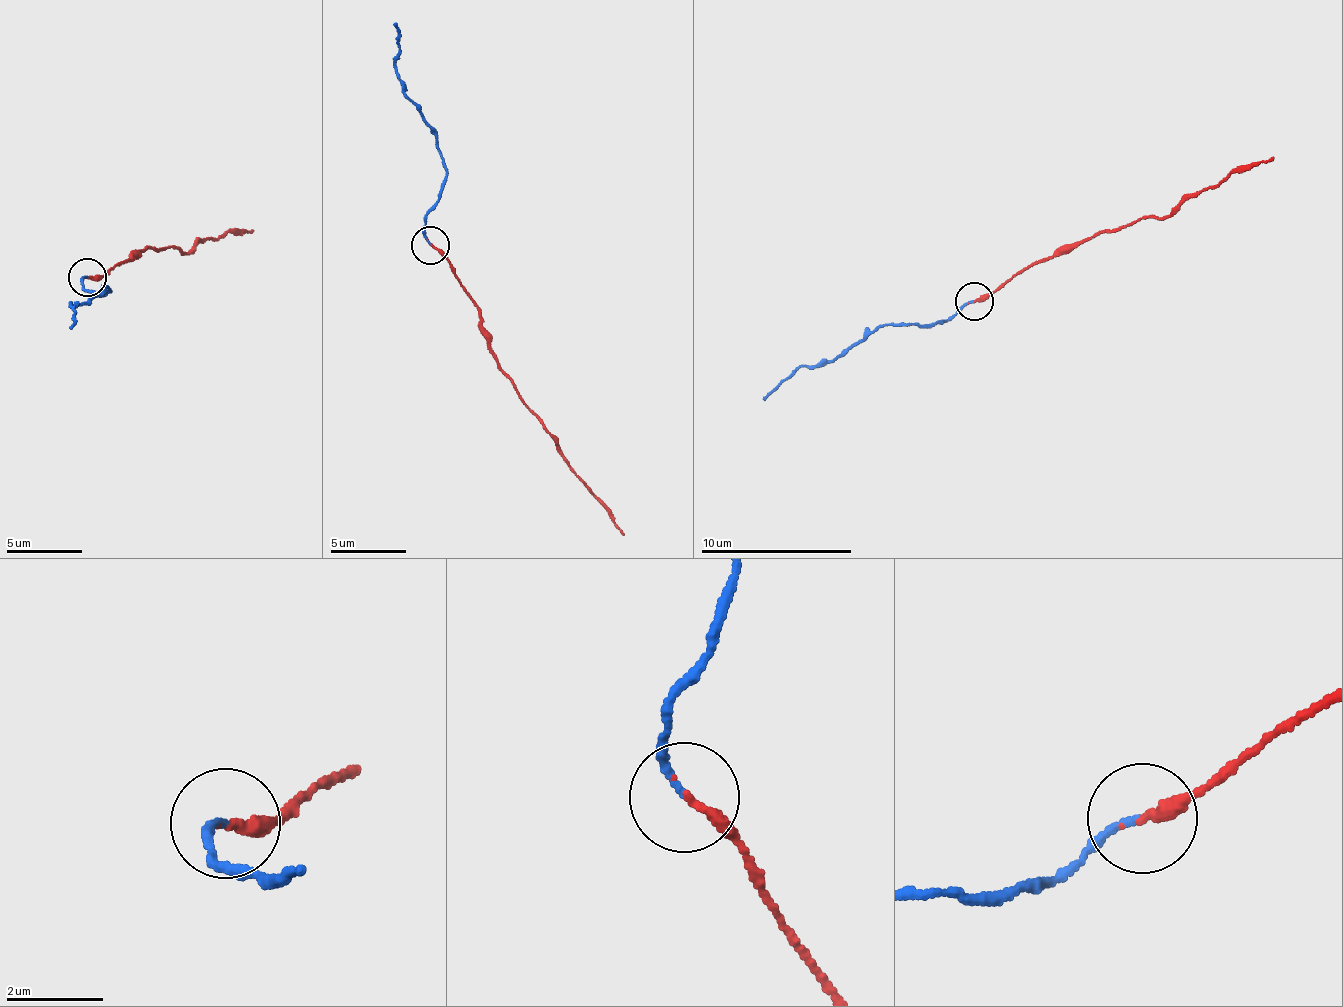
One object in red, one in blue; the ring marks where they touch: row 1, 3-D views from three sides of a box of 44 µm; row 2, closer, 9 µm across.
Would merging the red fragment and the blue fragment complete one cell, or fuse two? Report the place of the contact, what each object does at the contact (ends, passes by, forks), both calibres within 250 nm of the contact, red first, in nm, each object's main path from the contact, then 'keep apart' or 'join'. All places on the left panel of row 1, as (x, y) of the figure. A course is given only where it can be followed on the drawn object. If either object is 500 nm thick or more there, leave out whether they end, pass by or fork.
at (87, 277); red ends there; blue ends there; 200 nm thick on the red side, 120 nm on the other; red runs (88, 277), (97, 280), (146, 248), (169, 246), (184, 255), (199, 241), (254, 229); blue runs (88, 277), (83, 279), (86, 290), (99, 295), (108, 285), (85, 302), (71, 303), (73, 301), (73, 326); join

